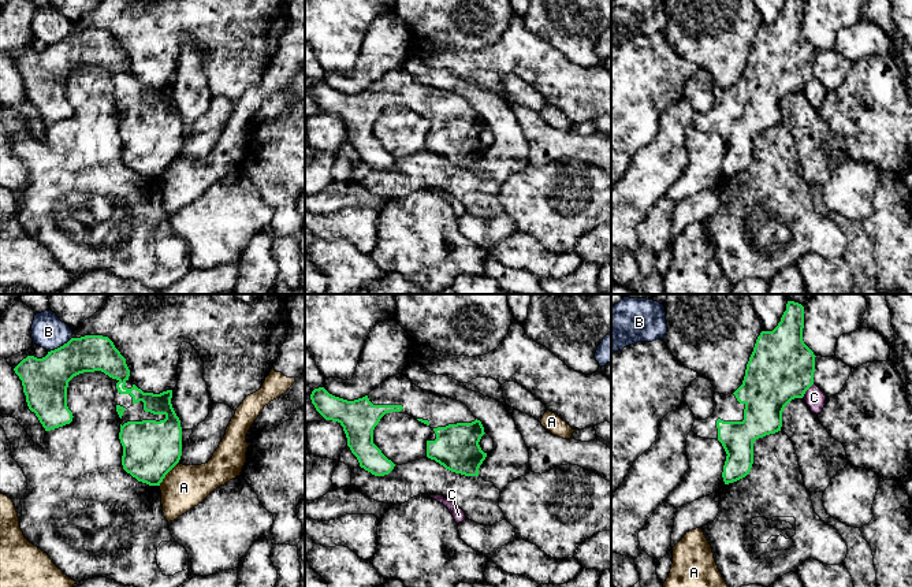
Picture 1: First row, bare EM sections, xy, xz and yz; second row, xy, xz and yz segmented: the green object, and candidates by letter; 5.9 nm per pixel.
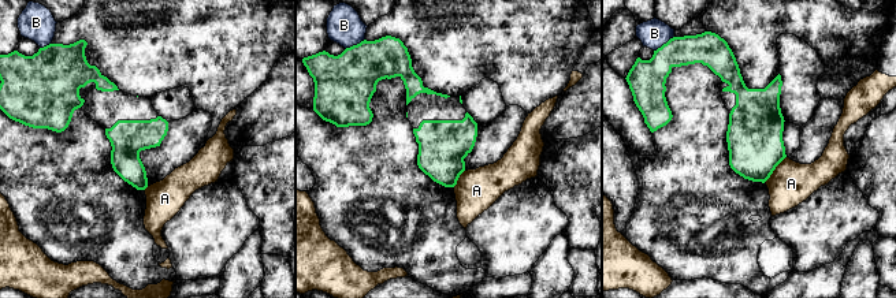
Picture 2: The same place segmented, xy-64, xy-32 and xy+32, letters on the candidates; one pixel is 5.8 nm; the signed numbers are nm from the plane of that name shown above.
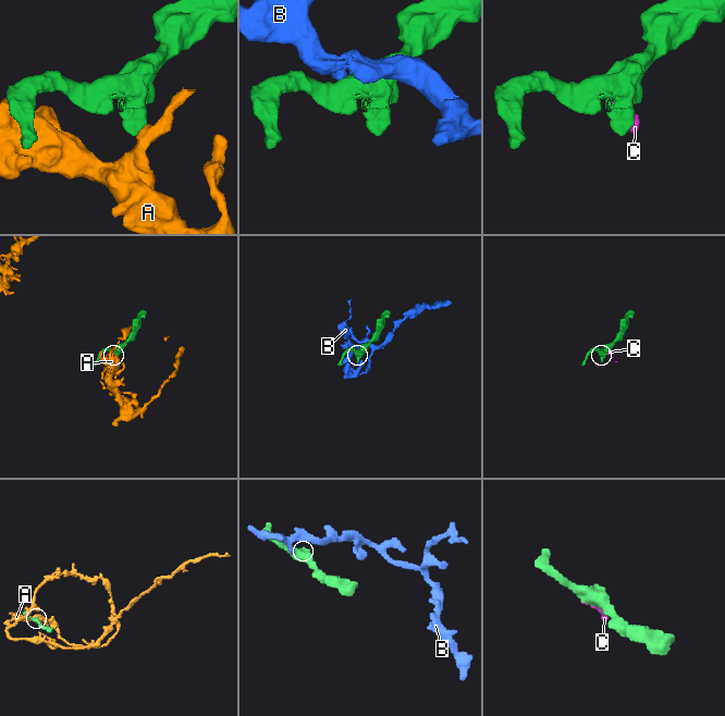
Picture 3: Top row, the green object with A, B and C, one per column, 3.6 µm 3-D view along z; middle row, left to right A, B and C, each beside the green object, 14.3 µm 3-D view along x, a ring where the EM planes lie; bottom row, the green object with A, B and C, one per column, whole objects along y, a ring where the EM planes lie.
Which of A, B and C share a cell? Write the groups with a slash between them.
A / B / C

